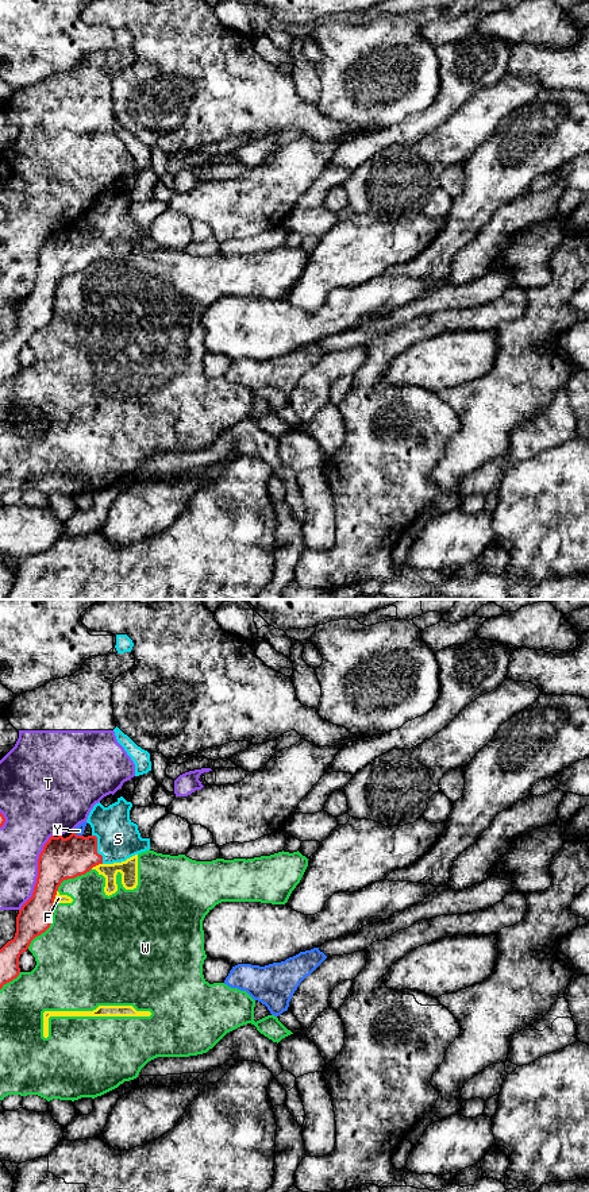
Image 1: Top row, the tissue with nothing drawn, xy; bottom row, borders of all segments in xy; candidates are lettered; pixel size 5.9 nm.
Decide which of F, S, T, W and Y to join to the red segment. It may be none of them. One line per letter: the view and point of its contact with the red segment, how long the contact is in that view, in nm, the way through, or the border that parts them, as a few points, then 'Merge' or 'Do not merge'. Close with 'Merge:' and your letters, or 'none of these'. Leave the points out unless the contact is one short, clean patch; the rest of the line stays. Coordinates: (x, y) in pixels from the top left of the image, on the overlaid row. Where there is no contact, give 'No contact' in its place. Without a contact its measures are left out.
F: Touches red at xy (54, 897). Shared border 80 nm. Boundary: xy (57, 890), (53, 902). Do not merge
S: Touches red at xy (96, 848). Shared border 190 nm. Path across: xy (61, 859), (96, 848), (118, 838). Merge
T: Touches red at xy (38, 872). Shared border 500 nm. Do not merge
W: Touches red at xy (47, 928). Shared border 320 nm. Do not merge
Y: Touches red at xy (76, 834). Shared border 60 nm. Do not merge
Merge: S

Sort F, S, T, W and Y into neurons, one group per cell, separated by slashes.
F W / S / T / Y

